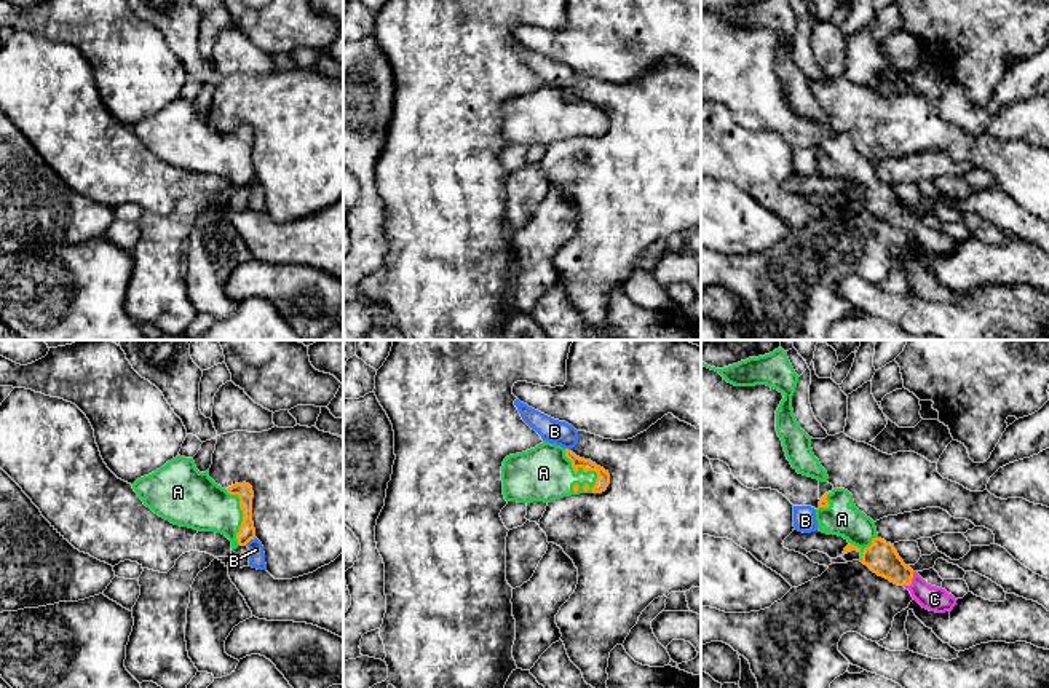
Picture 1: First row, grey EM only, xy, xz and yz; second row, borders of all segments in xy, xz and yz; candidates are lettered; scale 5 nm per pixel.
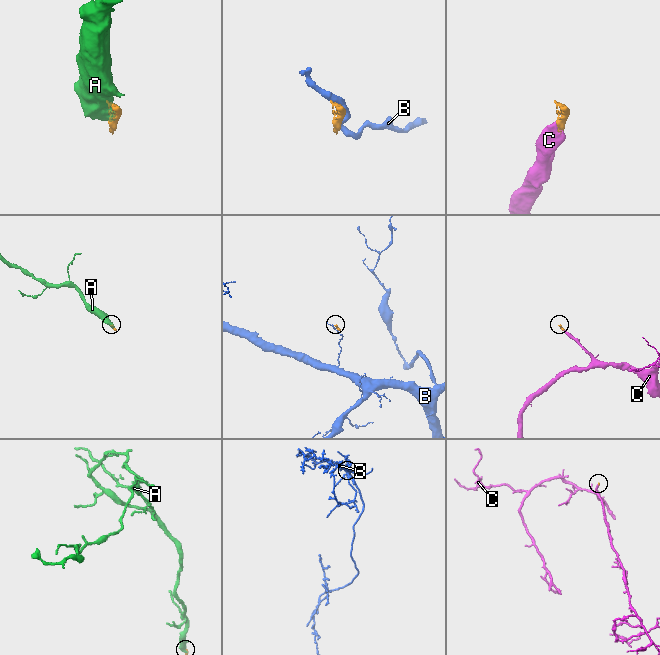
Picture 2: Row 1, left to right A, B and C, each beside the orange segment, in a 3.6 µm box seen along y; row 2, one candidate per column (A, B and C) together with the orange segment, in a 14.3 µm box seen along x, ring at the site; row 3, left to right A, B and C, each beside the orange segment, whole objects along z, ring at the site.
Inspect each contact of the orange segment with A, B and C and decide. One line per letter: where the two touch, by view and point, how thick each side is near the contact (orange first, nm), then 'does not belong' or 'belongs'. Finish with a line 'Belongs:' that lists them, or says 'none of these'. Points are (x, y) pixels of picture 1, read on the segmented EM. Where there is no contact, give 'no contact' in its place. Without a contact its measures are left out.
A: meets orange in xz at (585, 471); 70 nm thick on the orange side, 280 nm on the other; belongs
B: meets orange in xy at (249, 540); 80 nm thick on the orange side, 80 nm on the other; does not belong
C: meets orange in yz at (910, 581); 160 nm thick on the orange side, 130 nm on the other; belongs
Belongs: A, C

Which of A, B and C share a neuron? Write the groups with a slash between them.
A C / B

